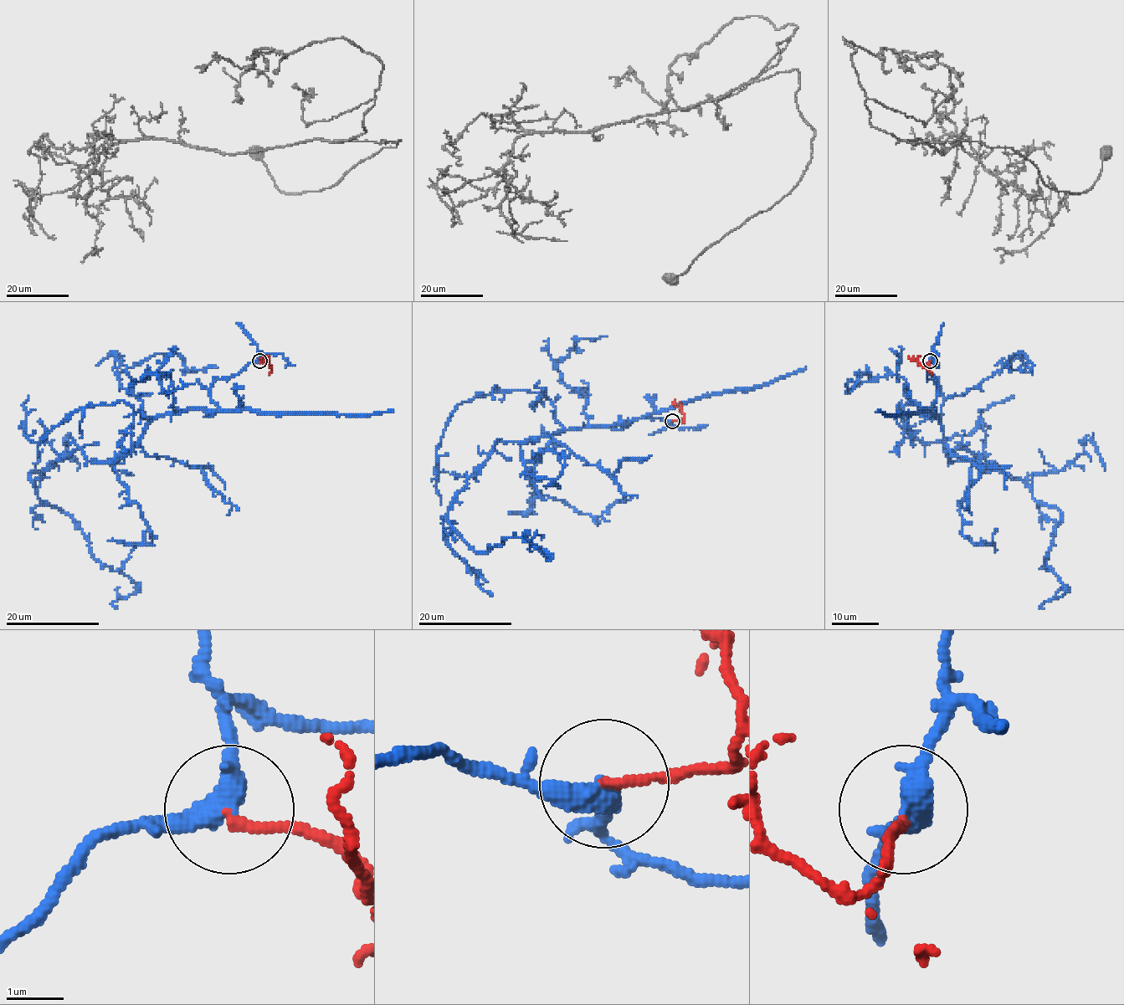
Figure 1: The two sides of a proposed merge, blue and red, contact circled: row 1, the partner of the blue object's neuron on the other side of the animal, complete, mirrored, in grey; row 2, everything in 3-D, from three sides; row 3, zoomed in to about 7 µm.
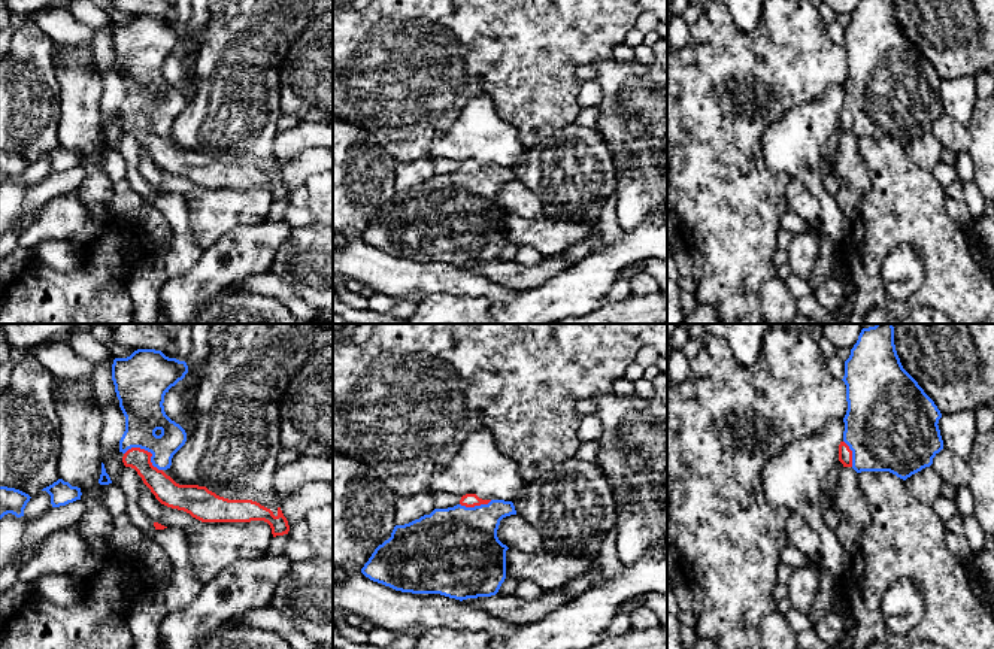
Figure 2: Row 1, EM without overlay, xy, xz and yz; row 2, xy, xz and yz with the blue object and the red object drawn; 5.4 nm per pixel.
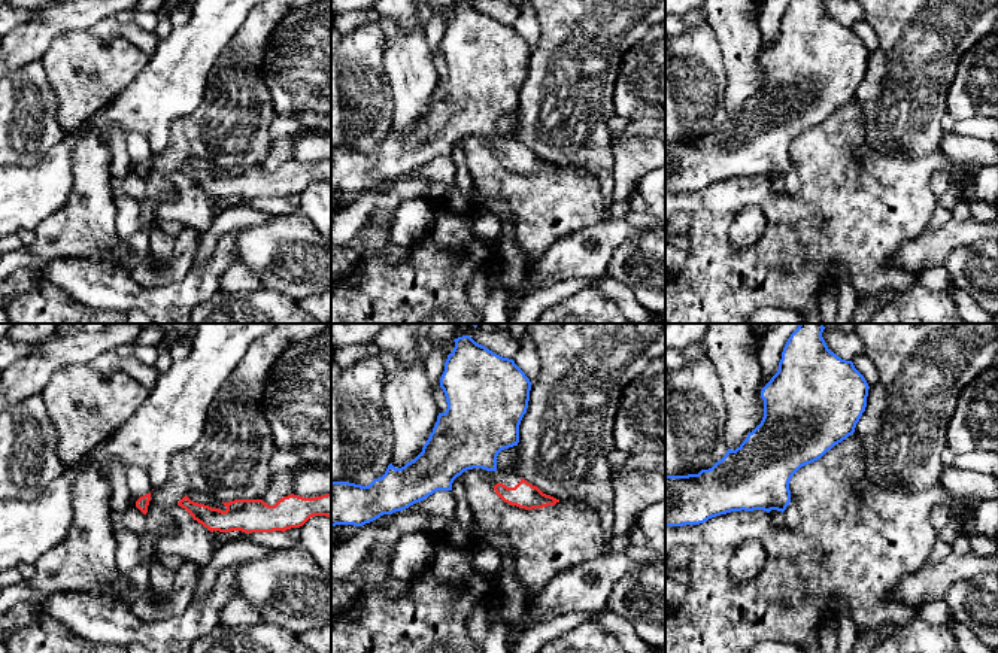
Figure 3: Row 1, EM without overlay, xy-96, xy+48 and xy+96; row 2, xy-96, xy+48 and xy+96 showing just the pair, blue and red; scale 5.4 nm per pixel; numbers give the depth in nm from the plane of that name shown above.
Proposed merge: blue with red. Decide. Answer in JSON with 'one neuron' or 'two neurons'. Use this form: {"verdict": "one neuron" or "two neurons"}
{"verdict": "one neuron"}

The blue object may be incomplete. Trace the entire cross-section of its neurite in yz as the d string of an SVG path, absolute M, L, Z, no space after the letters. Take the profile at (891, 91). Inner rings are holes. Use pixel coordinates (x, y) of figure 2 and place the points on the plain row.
M860 0L845 27L848 76L843 84L843 106L839 110L839 127L843 133L861 137L890 137L906 146L912 140L933 130L933 124L943 115L939 95L940 76L924 58L918 48L903 34L894 10L894 0Z

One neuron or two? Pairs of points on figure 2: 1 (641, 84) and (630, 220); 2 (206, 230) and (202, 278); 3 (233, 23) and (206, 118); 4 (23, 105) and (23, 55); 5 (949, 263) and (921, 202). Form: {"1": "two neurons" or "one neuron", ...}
{"1": "one neuron", "2": "two neurons", "3": "one neuron", "4": "one neuron", "5": "one neuron"}

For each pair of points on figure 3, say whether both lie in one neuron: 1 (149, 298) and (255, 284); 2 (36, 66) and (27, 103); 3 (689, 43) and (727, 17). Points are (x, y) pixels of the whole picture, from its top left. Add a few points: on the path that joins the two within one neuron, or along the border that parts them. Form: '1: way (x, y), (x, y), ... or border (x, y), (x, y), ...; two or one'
1: border (234, 261), (221, 275), (218, 288); two
2: way (32, 75), (27, 94); one
3: border (704, 20), (715, 35), (722, 60); two

